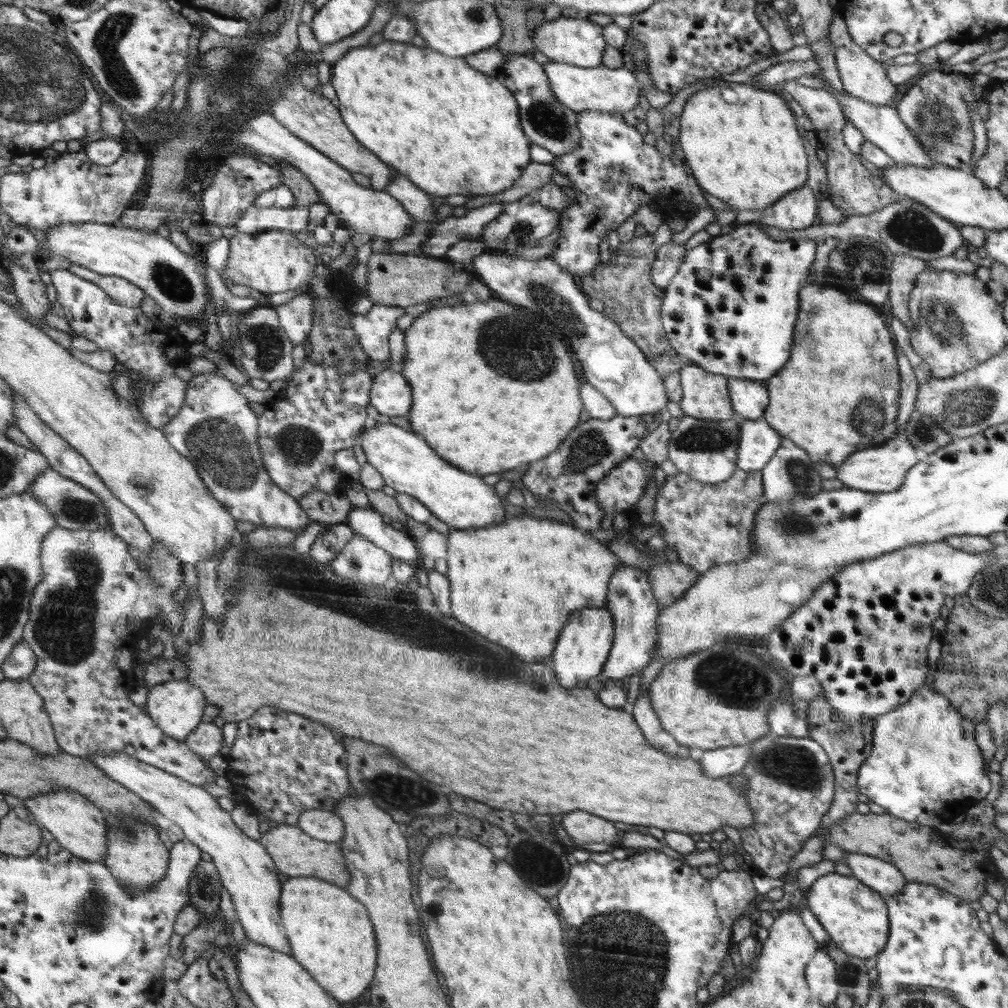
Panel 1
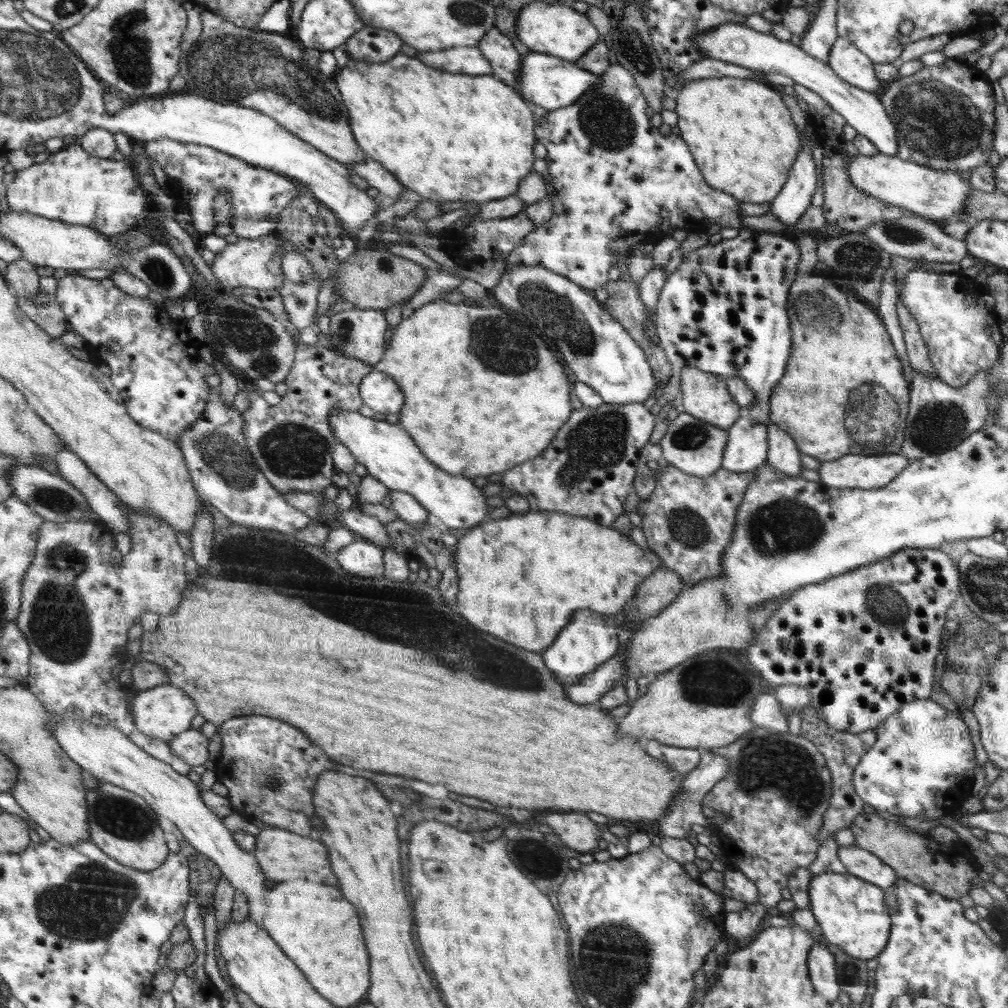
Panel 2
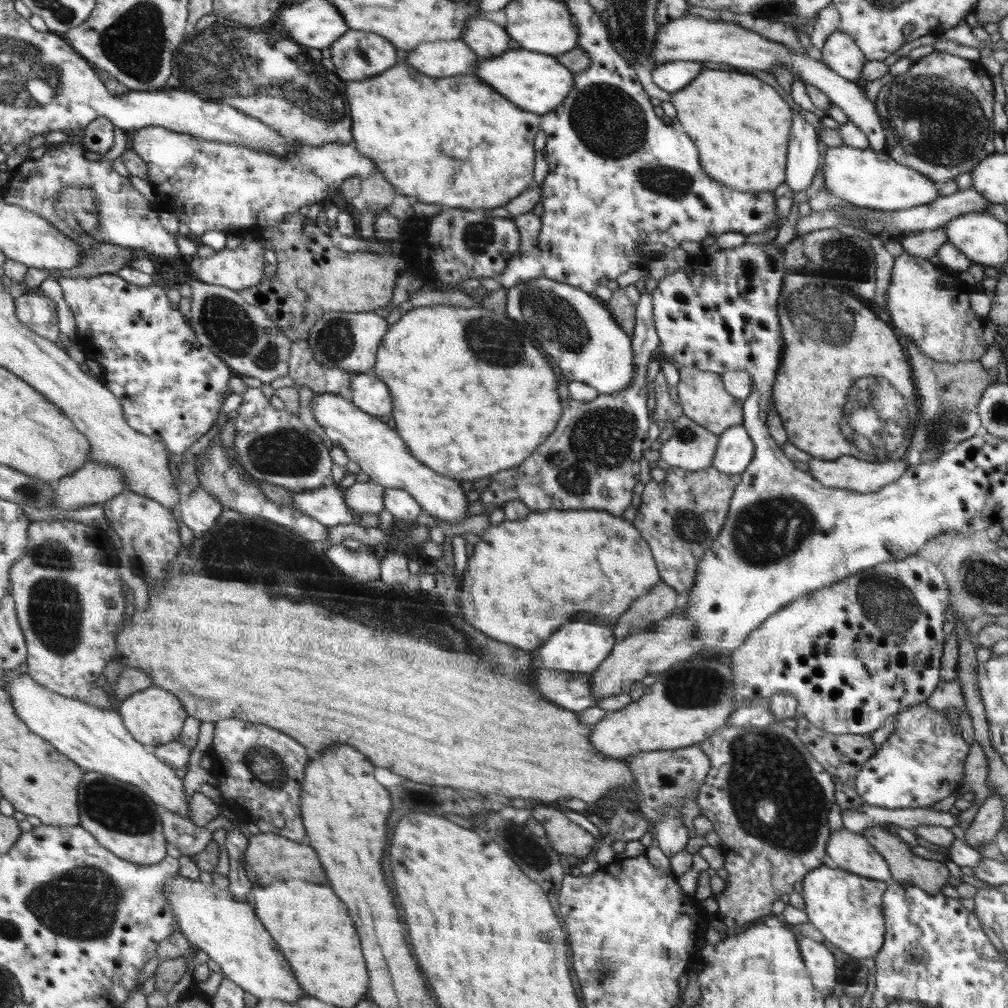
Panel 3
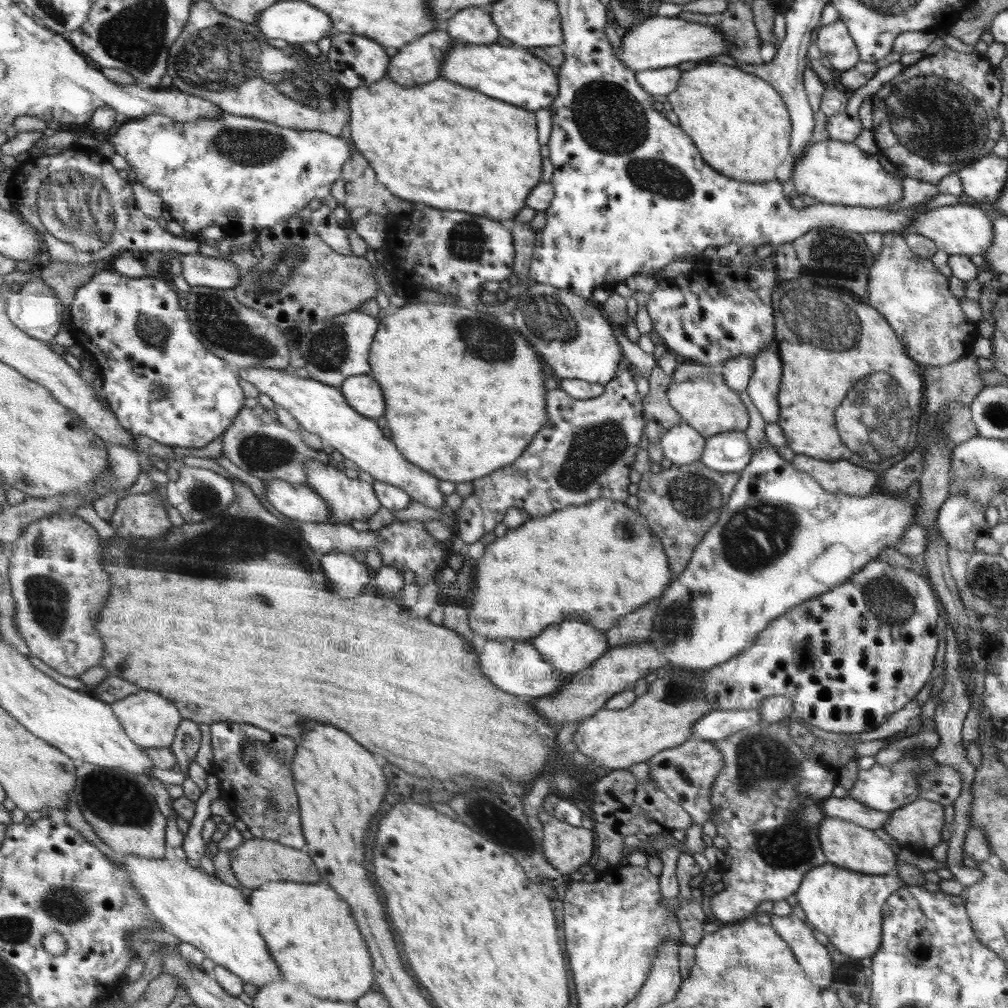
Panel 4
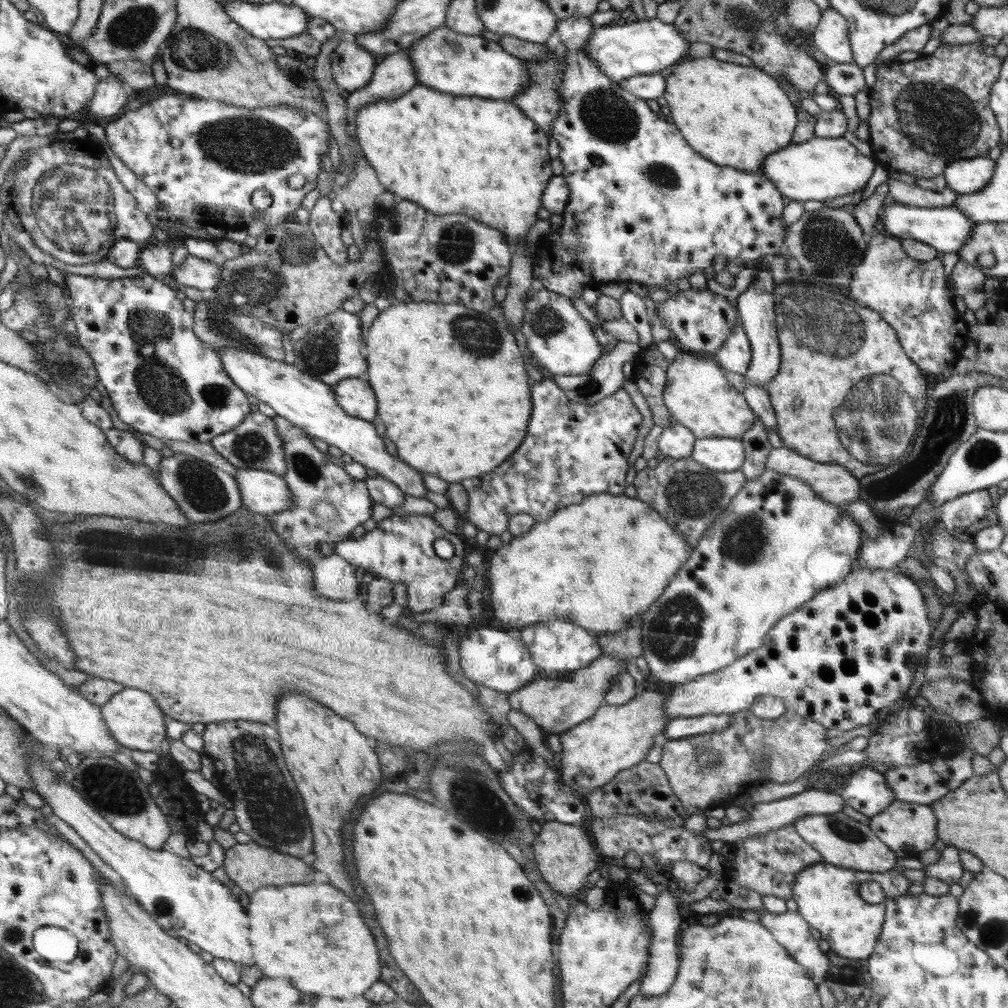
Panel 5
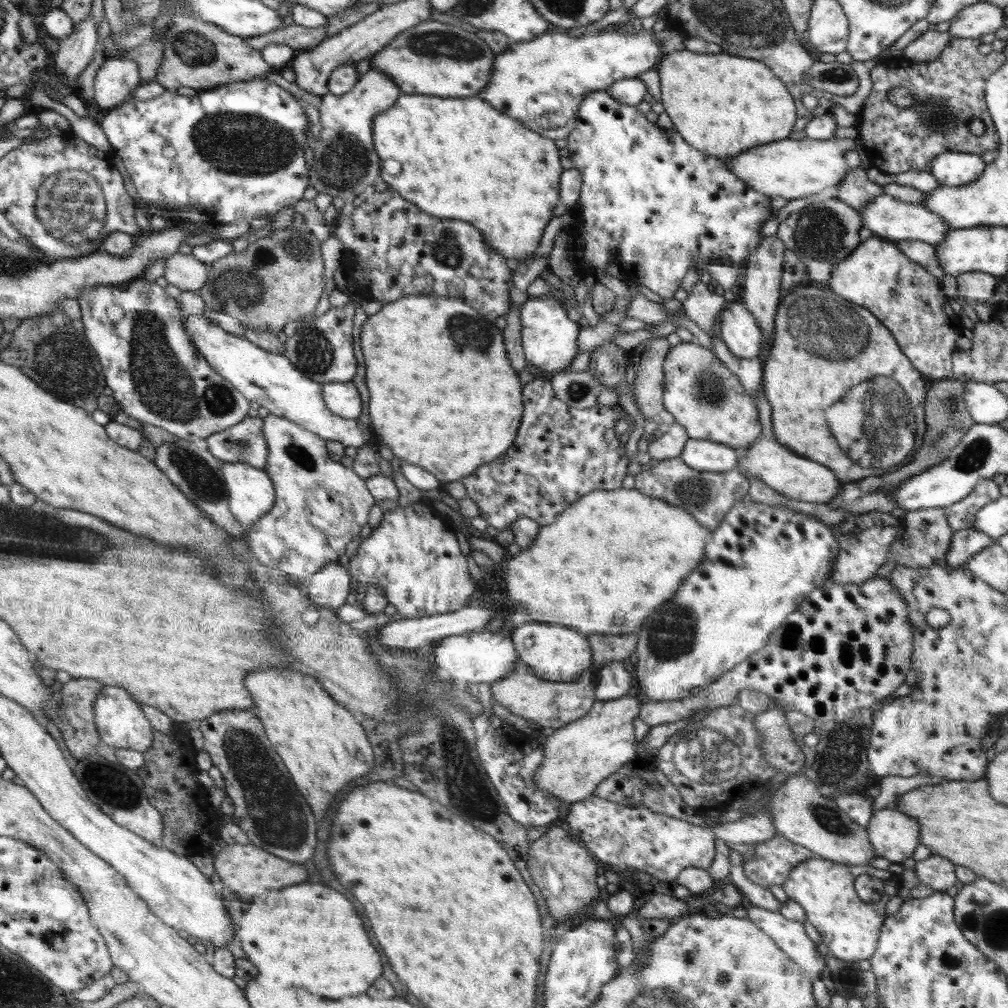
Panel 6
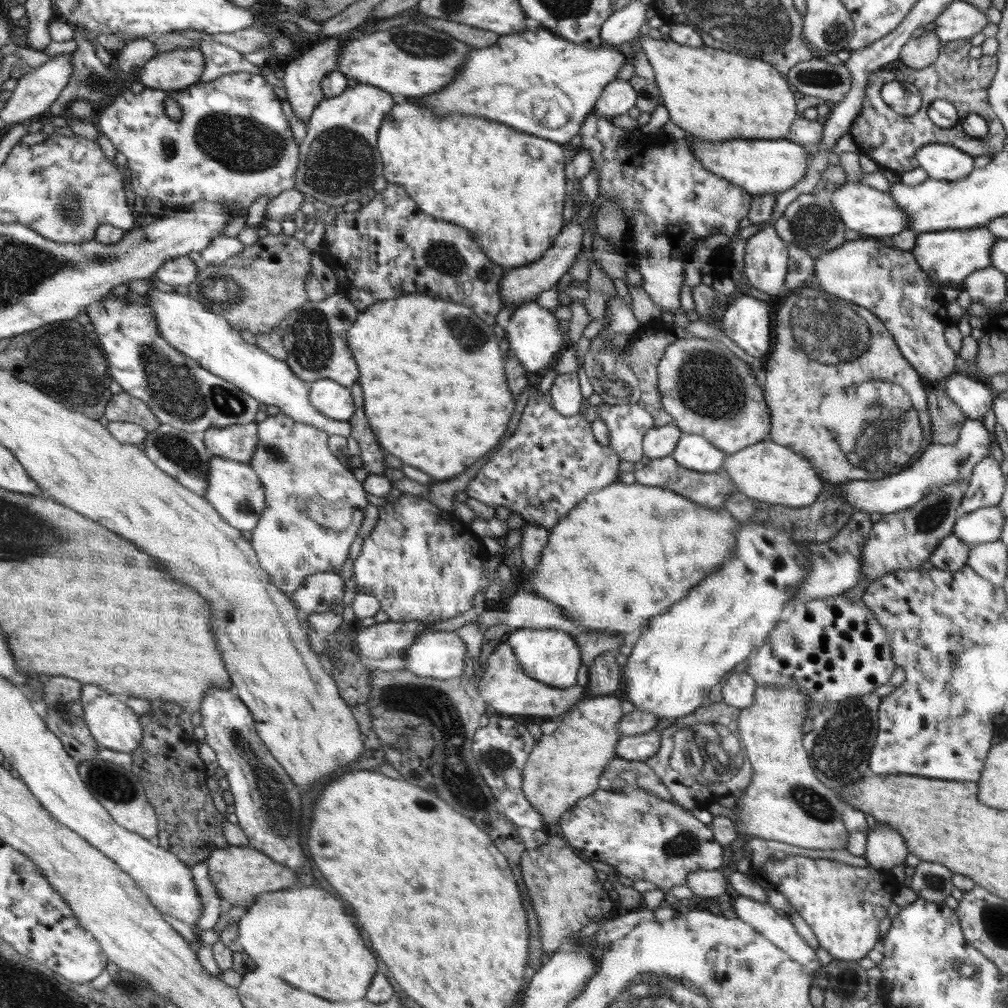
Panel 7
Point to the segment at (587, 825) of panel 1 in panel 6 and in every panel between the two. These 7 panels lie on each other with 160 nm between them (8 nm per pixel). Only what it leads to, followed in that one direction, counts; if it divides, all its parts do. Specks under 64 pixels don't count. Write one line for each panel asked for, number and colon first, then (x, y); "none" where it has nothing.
2: (574, 828)
3: (568, 838)
4: (566, 847)
5: (564, 854)
6: (560, 866)

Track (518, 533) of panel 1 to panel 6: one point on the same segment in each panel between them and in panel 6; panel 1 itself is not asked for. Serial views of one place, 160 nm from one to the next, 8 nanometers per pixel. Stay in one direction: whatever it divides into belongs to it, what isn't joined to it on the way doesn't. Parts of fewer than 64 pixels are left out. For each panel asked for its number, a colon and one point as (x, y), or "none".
2: (521, 577)
3: (527, 578)
4: (595, 563)
5: (599, 563)
6: (607, 563)

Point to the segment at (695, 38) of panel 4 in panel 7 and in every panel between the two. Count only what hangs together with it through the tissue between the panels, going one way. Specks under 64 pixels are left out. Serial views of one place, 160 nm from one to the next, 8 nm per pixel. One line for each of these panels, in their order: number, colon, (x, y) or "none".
5: (621, 51)
6: (541, 83)
7: (536, 82)

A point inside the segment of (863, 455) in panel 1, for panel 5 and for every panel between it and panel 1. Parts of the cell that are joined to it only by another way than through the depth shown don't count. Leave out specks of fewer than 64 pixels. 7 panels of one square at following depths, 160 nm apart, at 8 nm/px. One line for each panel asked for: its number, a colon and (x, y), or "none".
2: (865, 472)
3: (847, 472)
4: (841, 476)
5: (833, 483)

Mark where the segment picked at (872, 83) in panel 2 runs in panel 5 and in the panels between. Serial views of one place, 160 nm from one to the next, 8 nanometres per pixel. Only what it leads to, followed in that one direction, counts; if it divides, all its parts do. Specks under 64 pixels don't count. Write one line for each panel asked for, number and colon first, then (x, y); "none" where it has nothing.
3: (841, 53)
4: (835, 42)
5: (832, 35)

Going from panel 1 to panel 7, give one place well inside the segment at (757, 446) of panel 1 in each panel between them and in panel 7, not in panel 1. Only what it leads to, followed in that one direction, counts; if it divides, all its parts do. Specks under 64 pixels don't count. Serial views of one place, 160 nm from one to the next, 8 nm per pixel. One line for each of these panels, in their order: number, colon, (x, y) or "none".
2: (746, 450)
3: (735, 450)
4: (730, 452)
5: (723, 454)
6: (704, 455)
7: (693, 451)

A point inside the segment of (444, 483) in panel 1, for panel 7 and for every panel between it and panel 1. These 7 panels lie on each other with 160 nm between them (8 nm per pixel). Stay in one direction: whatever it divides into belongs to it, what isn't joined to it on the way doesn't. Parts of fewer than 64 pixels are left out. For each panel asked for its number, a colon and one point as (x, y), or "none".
2: (391, 455)
3: (380, 451)
4: (319, 408)
5: (308, 403)
6: (272, 380)
7: (193, 329)

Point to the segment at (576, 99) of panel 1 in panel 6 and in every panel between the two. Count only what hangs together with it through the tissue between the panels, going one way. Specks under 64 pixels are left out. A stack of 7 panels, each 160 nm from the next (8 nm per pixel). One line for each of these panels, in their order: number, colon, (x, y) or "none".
2: (552, 83)
3: (537, 82)
4: (512, 74)
5: (444, 60)
6: (433, 58)

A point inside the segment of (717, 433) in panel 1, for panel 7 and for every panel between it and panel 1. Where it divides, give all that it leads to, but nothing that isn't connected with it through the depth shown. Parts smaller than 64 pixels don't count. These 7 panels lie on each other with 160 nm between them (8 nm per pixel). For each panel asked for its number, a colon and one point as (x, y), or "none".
2: (695, 446)
3: (692, 447)
4: (683, 445)
5: (677, 441)
6: (670, 441)
7: (661, 442)

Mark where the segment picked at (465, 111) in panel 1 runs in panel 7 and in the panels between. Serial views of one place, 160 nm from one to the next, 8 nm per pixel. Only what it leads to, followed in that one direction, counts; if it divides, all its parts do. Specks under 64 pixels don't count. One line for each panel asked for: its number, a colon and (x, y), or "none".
2: (470, 136)
3: (423, 133)
4: (485, 151)
5: (485, 157)
6: (487, 168)
7: (474, 165)

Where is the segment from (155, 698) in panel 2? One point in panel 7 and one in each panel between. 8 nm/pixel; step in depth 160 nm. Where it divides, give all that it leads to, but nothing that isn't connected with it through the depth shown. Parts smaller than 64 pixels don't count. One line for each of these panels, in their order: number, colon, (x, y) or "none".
3: (154, 716)
4: (149, 719)
5: (133, 717)
6: (121, 723)
7: (115, 726)

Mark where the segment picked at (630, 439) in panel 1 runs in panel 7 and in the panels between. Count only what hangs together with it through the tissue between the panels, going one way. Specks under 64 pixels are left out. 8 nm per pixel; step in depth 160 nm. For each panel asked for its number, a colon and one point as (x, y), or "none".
2: (588, 472)
3: (593, 464)
4: (585, 452)
5: (570, 451)
6: (582, 454)
7: (543, 487)

